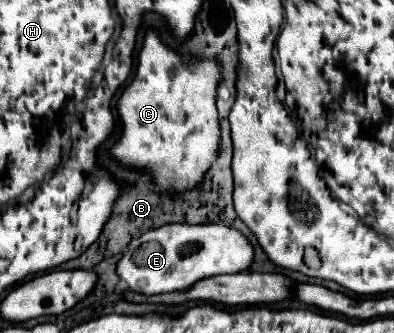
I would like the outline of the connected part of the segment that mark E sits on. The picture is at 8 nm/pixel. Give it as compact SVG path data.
M164 224L130 242L118 262L118 276L132 292L154 296L188 290L204 278L244 272L252 262L254 246L234 228L224 224Z

